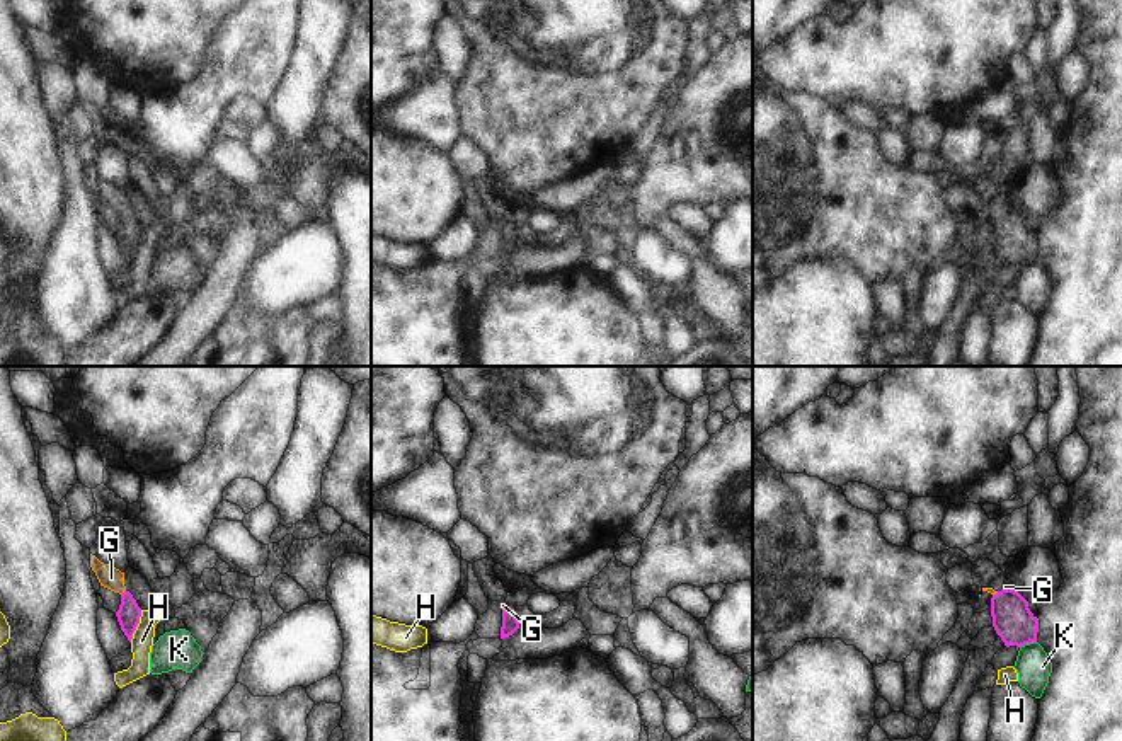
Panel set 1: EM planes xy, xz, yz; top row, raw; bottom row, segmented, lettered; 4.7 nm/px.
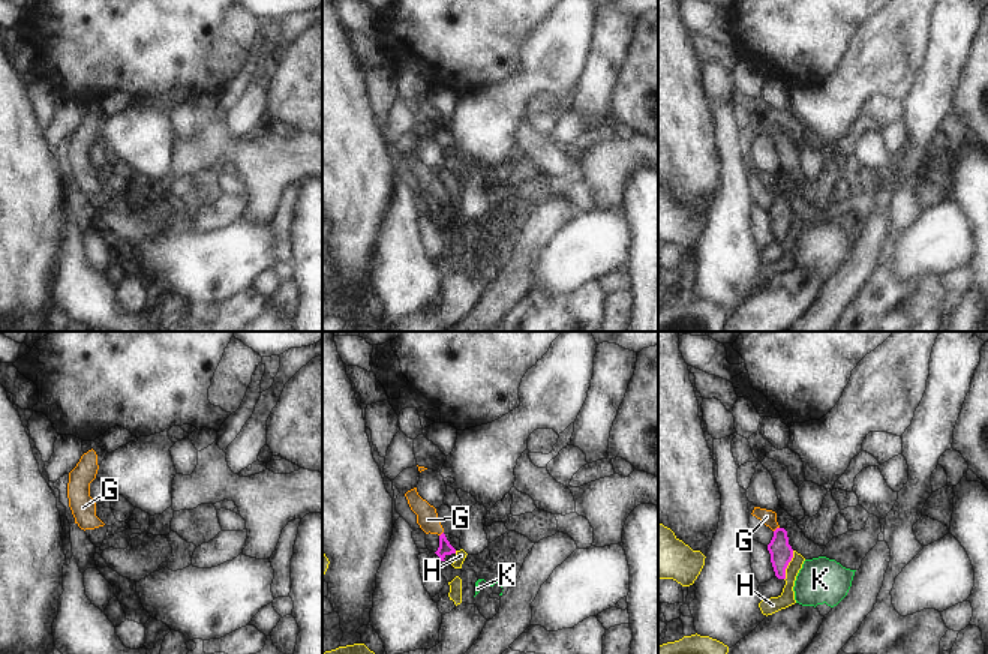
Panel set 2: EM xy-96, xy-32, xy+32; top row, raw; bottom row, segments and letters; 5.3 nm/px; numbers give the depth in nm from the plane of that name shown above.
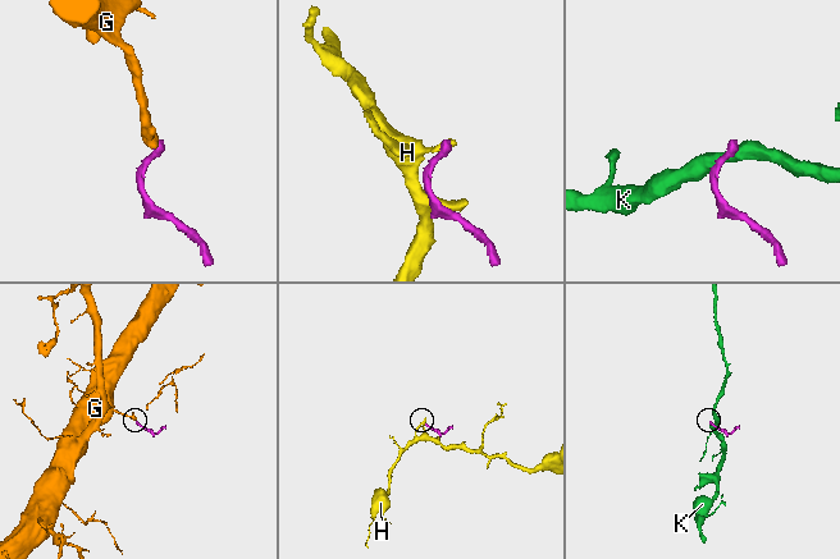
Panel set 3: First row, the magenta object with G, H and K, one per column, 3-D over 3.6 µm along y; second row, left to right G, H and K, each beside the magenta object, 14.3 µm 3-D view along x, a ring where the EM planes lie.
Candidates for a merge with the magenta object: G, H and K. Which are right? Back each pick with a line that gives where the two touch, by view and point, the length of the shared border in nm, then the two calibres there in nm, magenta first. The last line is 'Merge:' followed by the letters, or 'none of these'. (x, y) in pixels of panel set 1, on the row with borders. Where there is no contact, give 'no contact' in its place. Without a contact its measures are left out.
G: xy (123, 593) | 40 nm | 110/110 nm
Merge: G

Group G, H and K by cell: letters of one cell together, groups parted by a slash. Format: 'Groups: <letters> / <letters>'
Groups: G / H / K

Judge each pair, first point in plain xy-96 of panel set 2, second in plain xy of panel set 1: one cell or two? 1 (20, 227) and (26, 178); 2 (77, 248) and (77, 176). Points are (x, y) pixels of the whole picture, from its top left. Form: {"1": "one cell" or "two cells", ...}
{"1": "one cell", "2": "one cell"}

